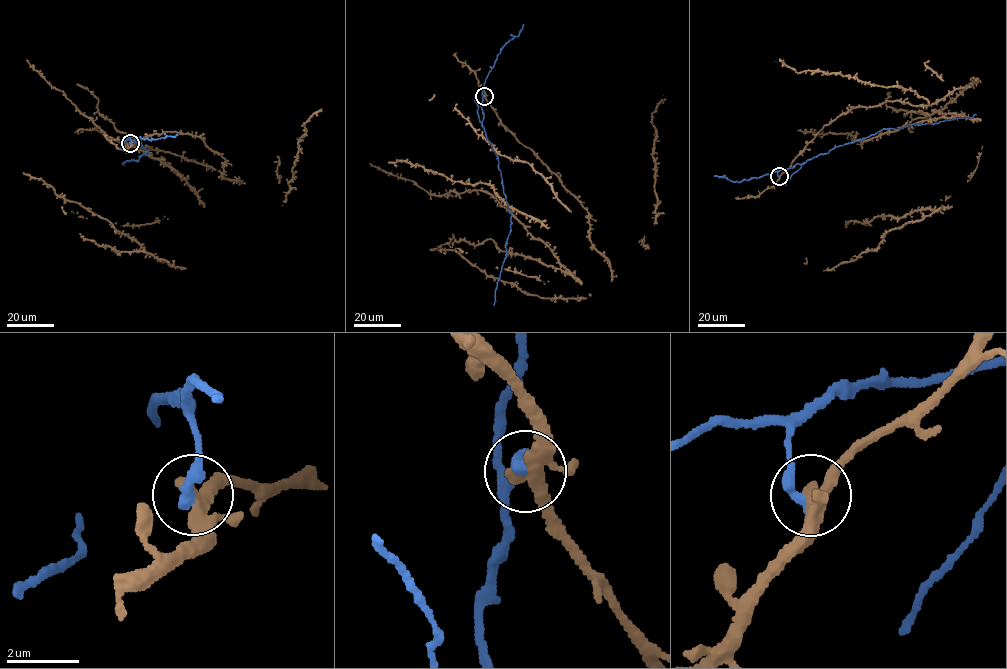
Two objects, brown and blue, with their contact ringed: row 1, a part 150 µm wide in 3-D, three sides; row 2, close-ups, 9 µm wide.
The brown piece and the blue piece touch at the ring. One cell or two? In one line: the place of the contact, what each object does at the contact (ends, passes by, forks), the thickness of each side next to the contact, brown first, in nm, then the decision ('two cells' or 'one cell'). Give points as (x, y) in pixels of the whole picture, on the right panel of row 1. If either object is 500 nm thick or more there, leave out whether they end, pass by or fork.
at (779, 176); brown forks there; blue ends there; 320 nm thick on the brown side, 360 nm on the other; two cells

